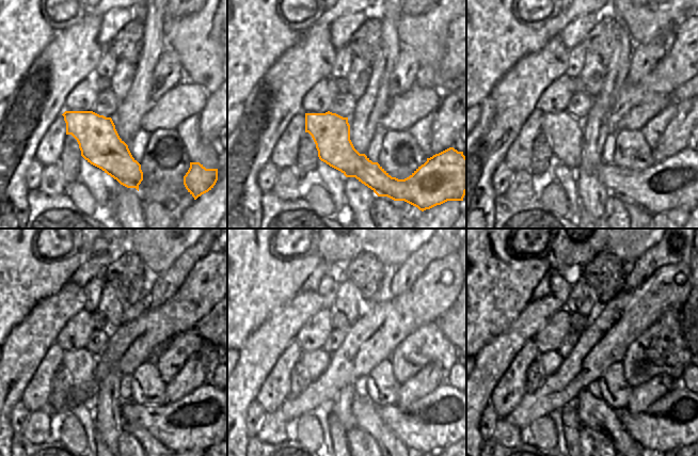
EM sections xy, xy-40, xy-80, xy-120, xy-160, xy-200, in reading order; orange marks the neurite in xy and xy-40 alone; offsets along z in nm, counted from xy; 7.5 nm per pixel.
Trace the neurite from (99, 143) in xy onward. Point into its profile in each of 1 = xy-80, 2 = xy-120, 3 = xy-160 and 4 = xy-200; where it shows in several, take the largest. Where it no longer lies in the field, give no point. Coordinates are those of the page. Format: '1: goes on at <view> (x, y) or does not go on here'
1: goes on at xy-80 (679, 182)
2: goes on at xy-120 (204, 418)
3: goes on at xy-160 (443, 417)
4: goes on at xy-200 (680, 418)

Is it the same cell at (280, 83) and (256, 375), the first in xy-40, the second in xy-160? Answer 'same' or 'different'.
same

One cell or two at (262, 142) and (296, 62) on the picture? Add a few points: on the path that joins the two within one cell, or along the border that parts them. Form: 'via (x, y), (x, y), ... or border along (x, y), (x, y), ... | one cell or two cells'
via (270, 122), (272, 103), (286, 82) | one cell

